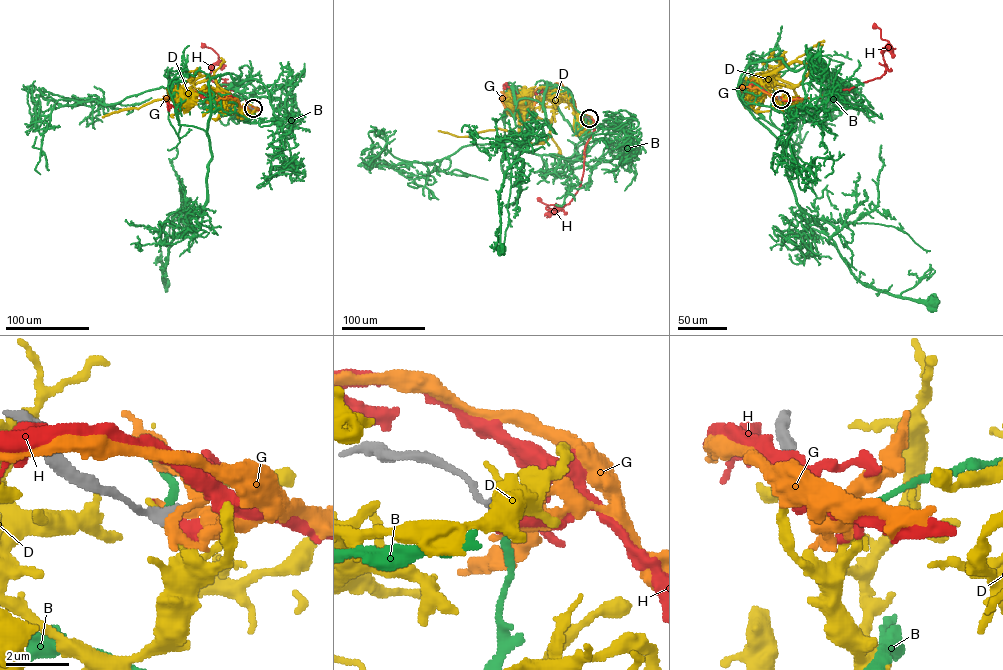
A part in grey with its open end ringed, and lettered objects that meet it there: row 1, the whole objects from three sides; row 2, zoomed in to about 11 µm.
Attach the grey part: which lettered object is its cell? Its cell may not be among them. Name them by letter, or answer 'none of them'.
B

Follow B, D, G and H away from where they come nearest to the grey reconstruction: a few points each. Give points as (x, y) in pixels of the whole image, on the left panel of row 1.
B: (253, 108), (248, 119), (219, 107), (211, 113), (206, 202), (169, 221), (166, 284)
D: (253, 109), (251, 112), (241, 110), (214, 76), (195, 83), (181, 96), (153, 100), (102, 117)
G: (253, 109), (240, 106), (236, 98), (219, 92), (170, 96), (165, 98), (169, 102)
H: (253, 109), (259, 110), (248, 107), (247, 100), (239, 92), (211, 79), (211, 70), (218, 56), (203, 45)

